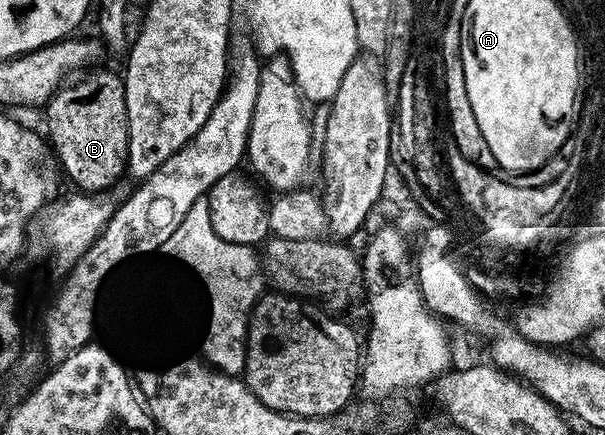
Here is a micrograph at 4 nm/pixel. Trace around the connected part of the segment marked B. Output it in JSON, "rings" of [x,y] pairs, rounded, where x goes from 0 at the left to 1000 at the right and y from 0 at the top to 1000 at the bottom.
{"rings":[[[160,152],[140,161],[126,179],[96,202],[71,248],[71,294],[79,324],[91,347],[91,368],[99,393],[114,402],[122,434],[140,446],[167,446],[210,395],[213,356],[210,354],[210,225],[207,223],[207,186],[198,172],[179,166],[174,152]]]}

